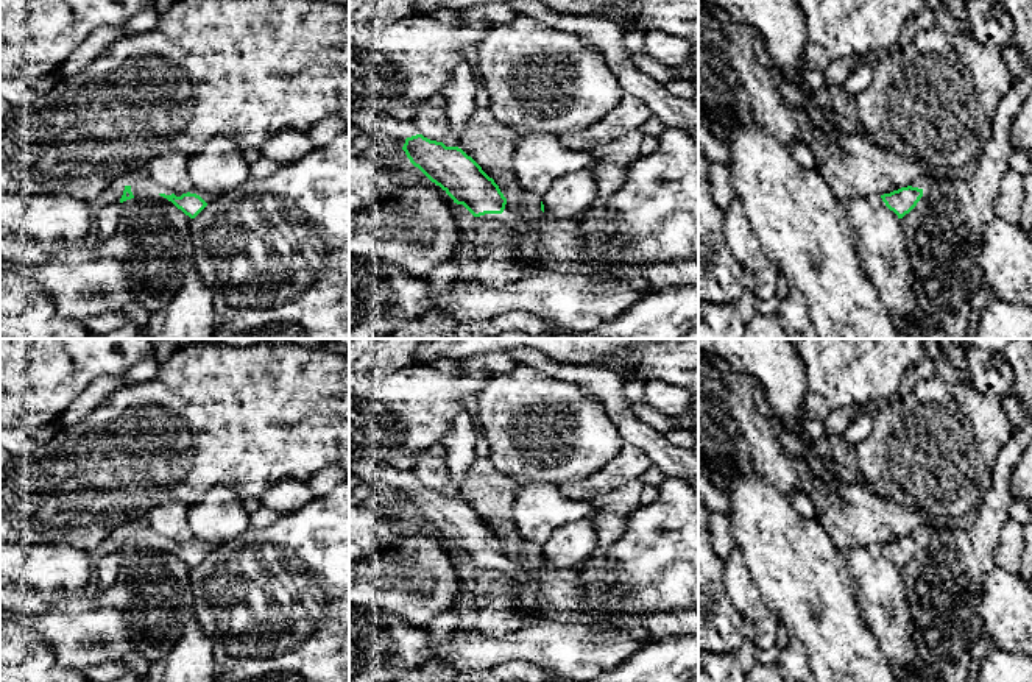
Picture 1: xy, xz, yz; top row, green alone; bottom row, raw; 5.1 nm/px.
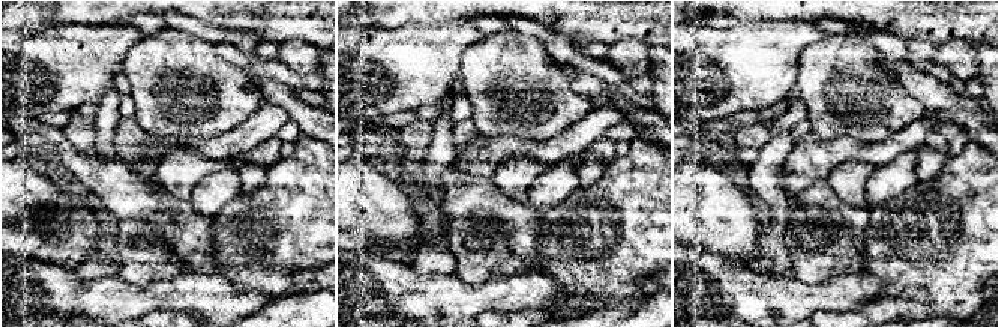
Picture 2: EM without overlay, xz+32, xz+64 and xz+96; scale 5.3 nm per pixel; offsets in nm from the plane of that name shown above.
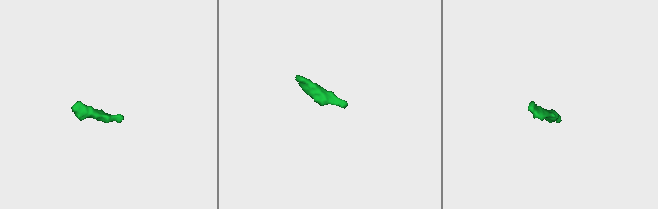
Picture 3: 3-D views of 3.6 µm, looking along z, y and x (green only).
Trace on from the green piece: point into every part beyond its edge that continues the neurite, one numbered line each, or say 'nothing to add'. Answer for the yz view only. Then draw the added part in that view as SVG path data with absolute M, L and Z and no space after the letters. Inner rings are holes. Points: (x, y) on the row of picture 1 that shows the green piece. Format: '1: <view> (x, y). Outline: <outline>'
nothing to add

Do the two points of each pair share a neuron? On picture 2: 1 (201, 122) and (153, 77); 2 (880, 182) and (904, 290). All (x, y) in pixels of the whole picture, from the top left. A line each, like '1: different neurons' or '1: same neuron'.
1: same neuron
2: different neurons

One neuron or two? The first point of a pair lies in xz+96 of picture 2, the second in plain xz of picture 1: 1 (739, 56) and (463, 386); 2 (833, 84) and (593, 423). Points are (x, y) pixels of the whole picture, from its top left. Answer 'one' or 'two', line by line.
1: one
2: one

